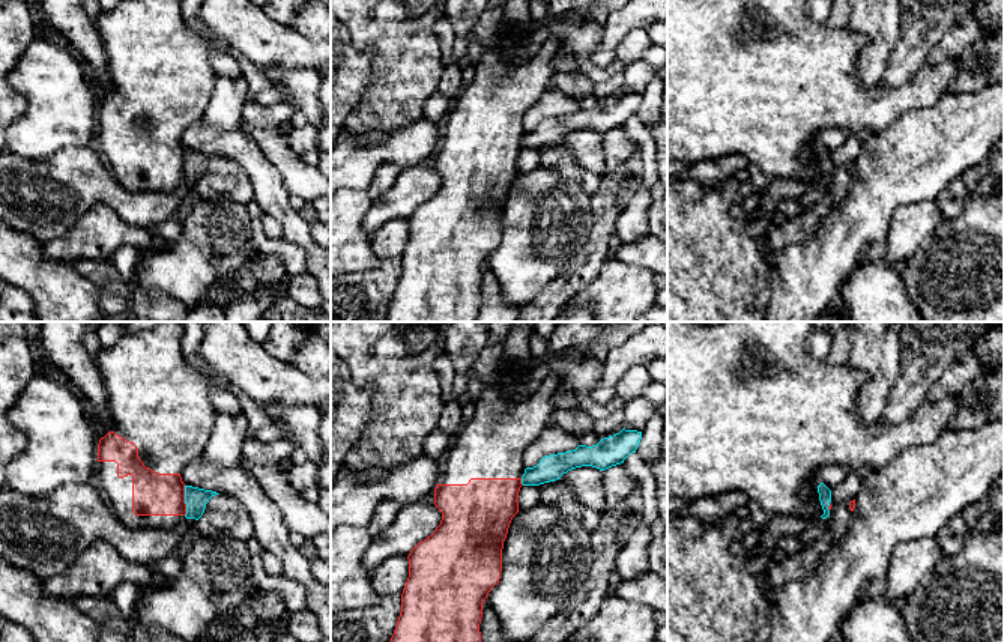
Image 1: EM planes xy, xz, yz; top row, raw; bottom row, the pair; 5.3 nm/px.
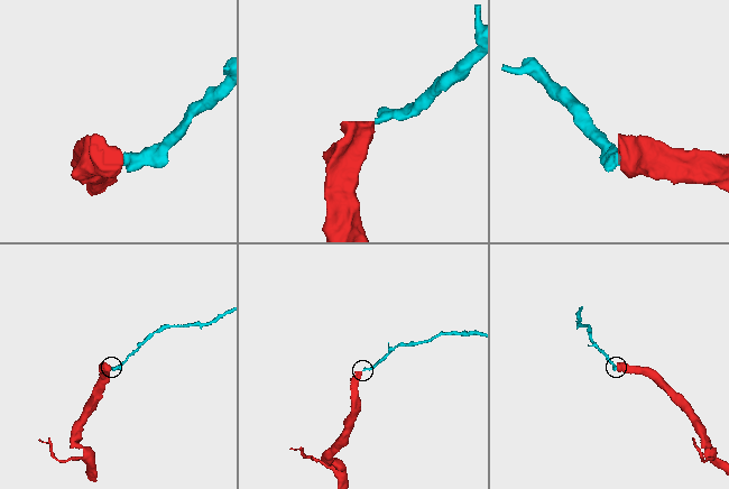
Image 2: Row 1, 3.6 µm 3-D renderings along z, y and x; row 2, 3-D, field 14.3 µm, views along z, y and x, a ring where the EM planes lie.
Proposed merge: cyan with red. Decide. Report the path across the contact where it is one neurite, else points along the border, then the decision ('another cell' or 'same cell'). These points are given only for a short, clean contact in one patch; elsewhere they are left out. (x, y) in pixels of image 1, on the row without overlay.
border xy (184, 149), (185, 178); another cell

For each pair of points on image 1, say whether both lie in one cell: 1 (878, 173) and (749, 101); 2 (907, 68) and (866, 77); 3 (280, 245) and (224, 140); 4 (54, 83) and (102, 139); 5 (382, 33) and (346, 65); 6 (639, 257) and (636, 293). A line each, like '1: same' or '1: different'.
1: different
2: different
3: different
4: different
5: different
6: different

